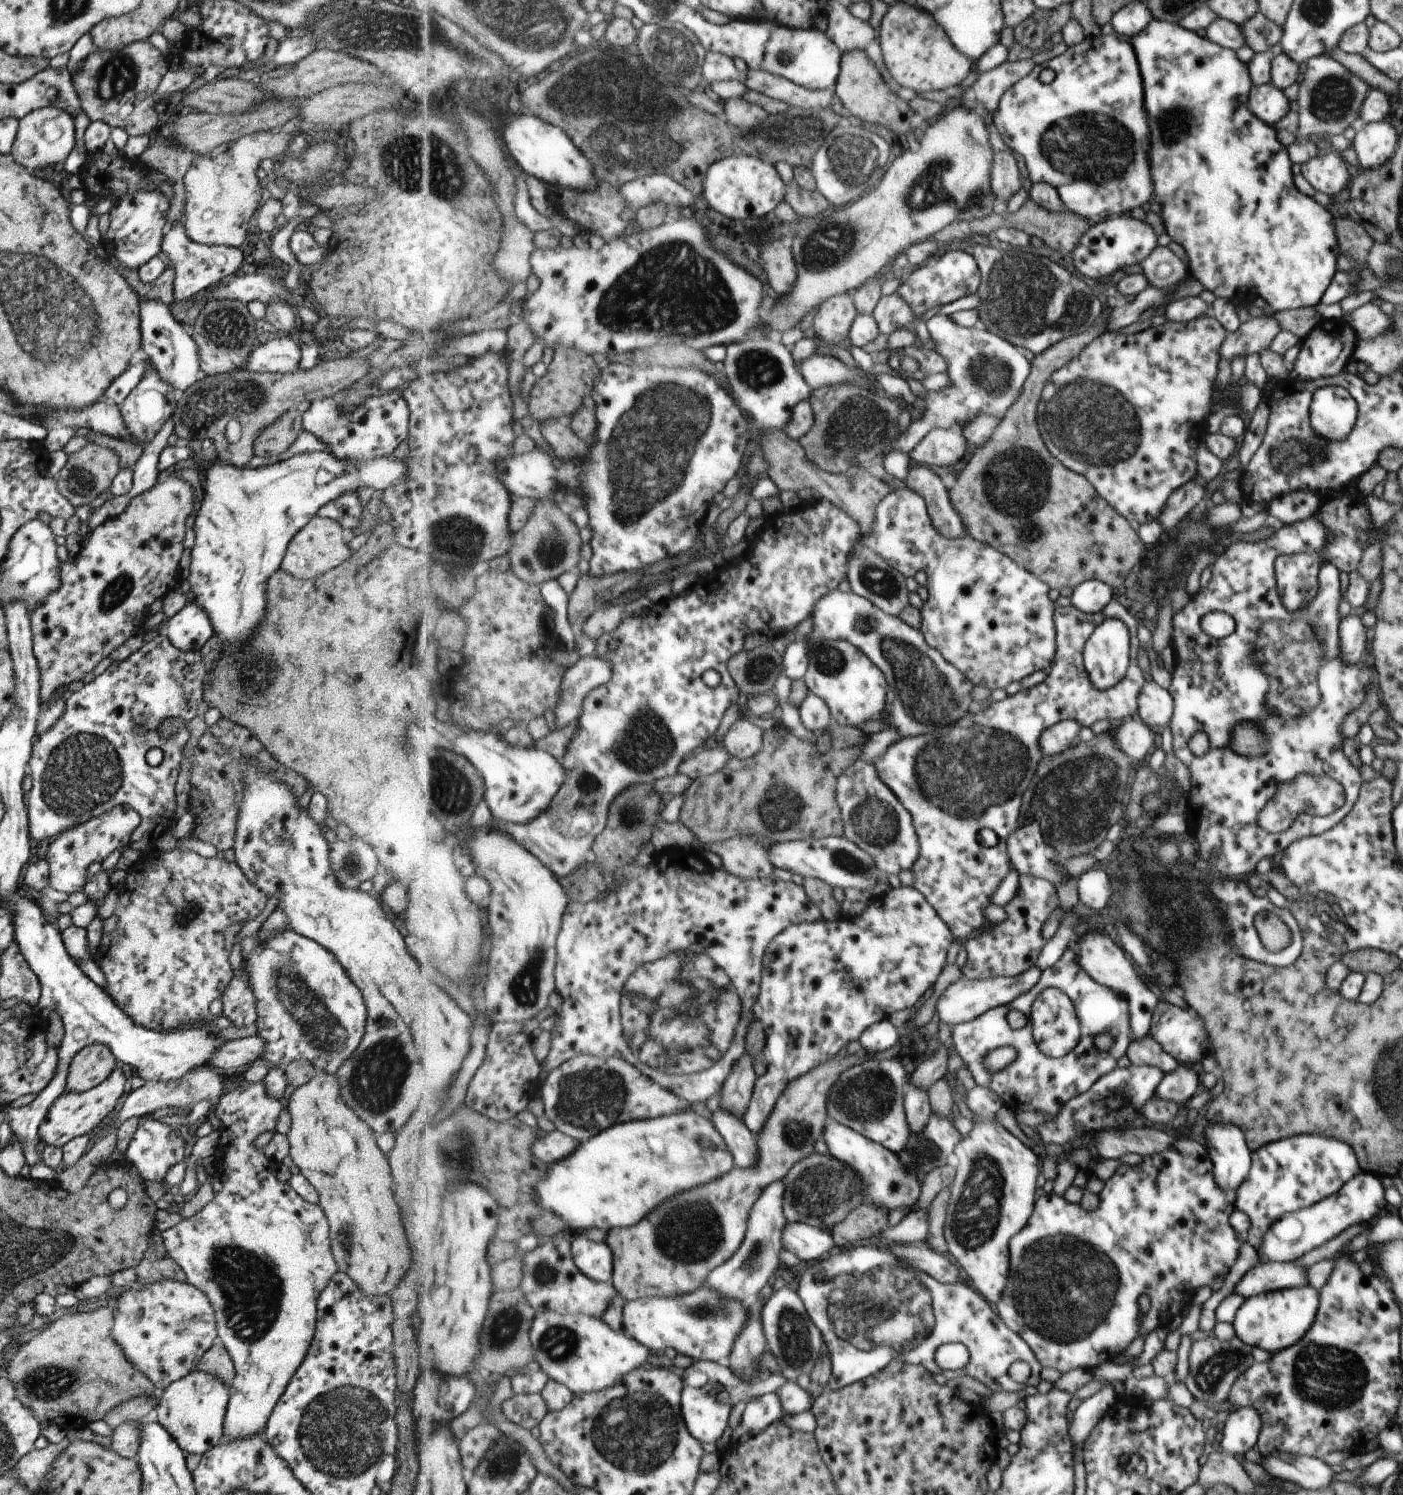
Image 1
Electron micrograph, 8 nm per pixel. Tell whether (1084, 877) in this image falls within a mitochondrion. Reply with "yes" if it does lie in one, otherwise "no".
no

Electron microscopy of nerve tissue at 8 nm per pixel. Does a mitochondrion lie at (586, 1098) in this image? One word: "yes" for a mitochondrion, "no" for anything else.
yes

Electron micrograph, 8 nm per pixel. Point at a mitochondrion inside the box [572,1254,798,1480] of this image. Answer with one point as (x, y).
(636, 1435)

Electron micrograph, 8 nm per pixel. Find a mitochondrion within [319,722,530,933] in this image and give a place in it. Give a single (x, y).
(456, 789)

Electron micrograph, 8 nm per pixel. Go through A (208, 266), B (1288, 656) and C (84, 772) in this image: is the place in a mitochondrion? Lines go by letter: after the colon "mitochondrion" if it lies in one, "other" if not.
A: other
B: mitochondrion
C: mitochondrion

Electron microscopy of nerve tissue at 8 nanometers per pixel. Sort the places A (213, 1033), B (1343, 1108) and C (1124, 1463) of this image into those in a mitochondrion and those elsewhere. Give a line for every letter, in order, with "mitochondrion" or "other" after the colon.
A: other
B: other
C: other

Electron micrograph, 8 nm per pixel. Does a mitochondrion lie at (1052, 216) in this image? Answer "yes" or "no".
no

